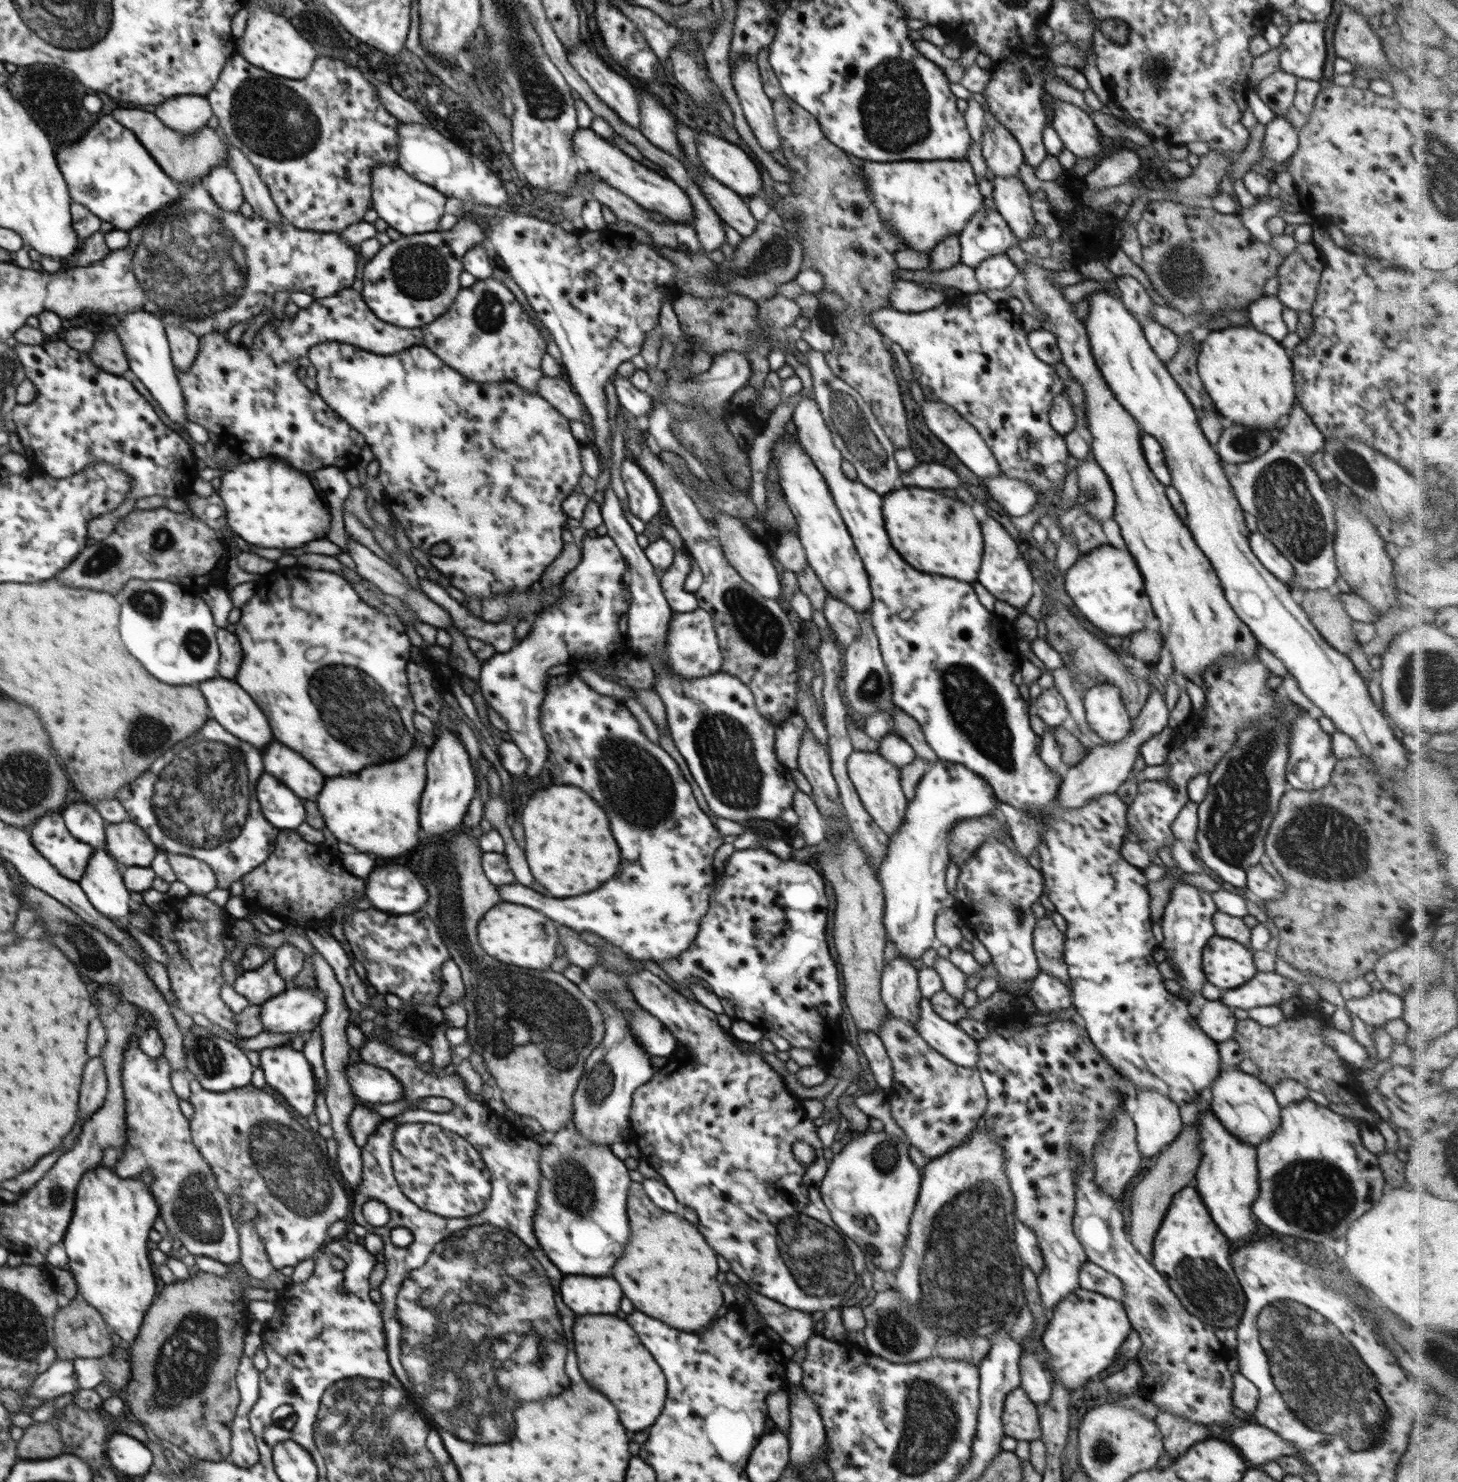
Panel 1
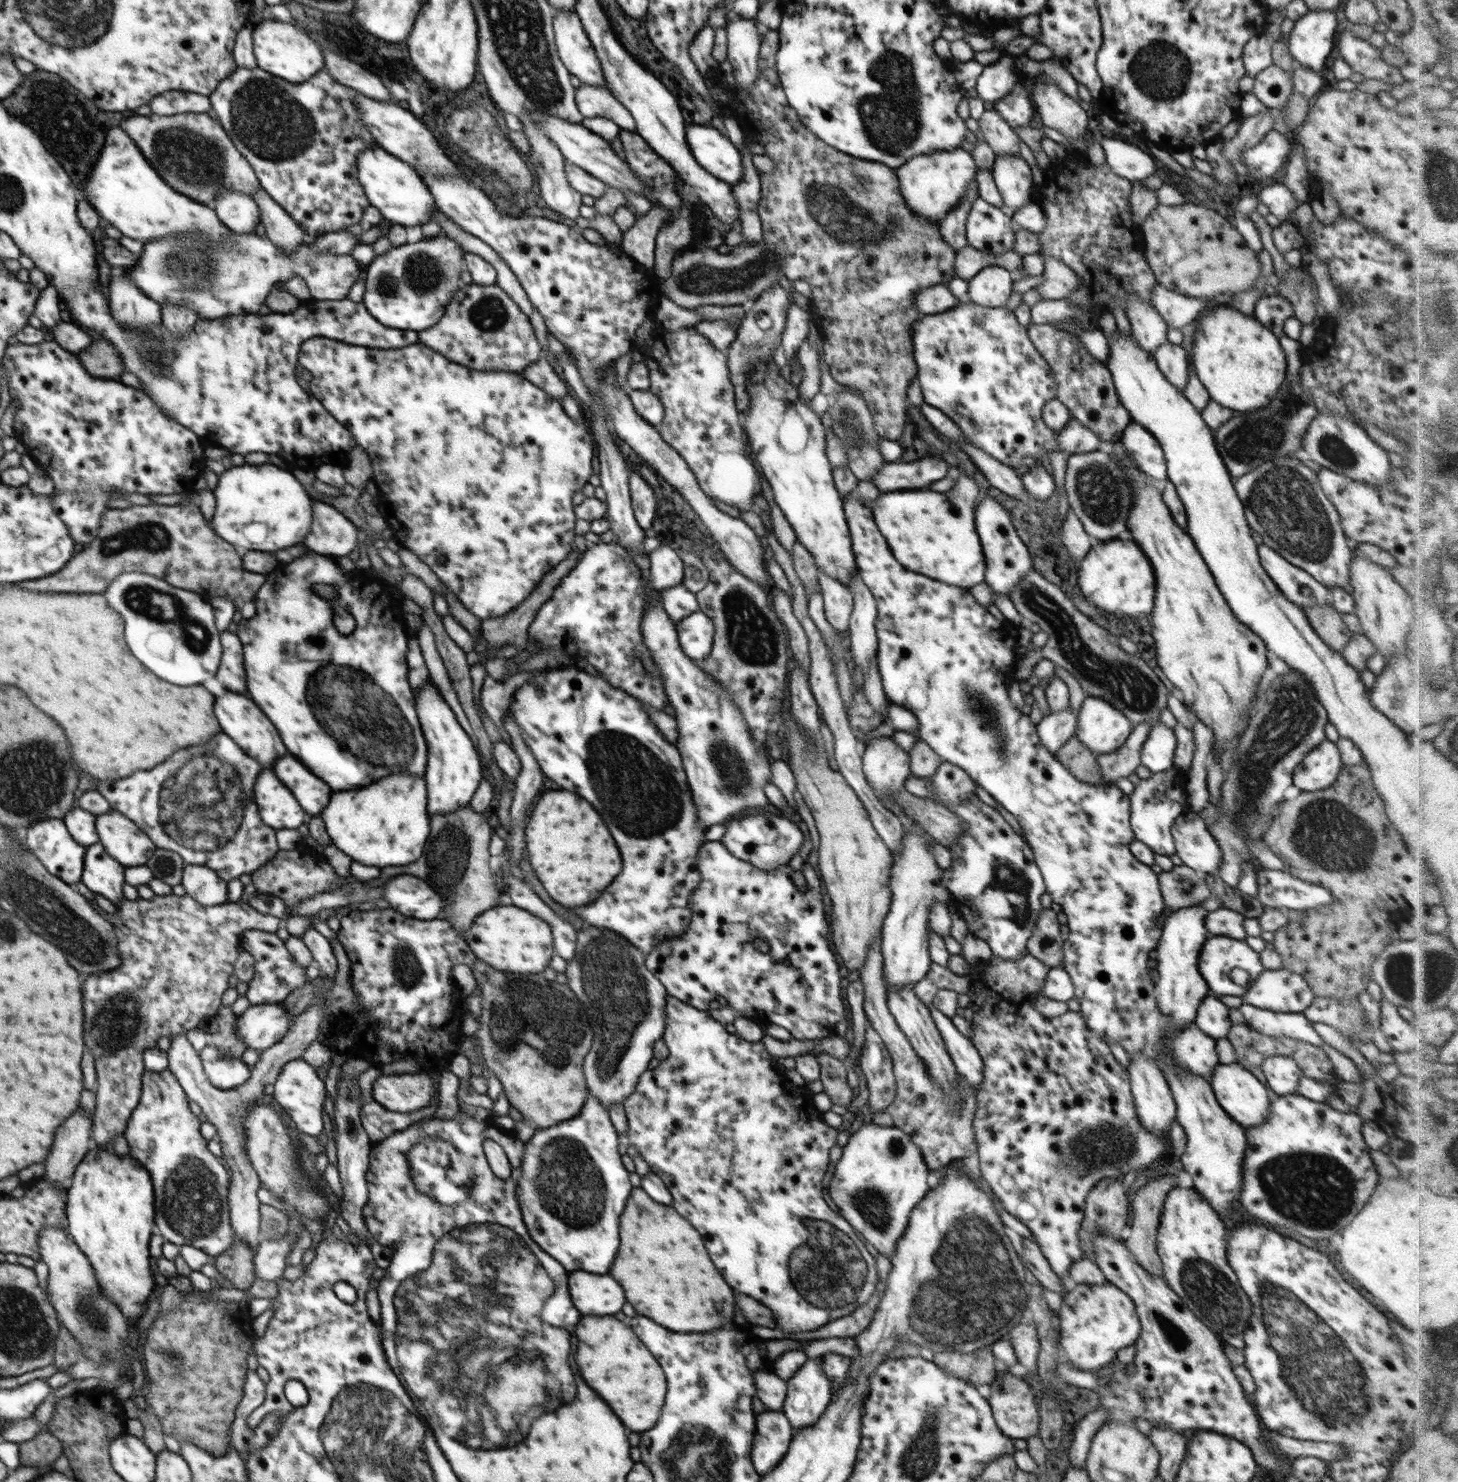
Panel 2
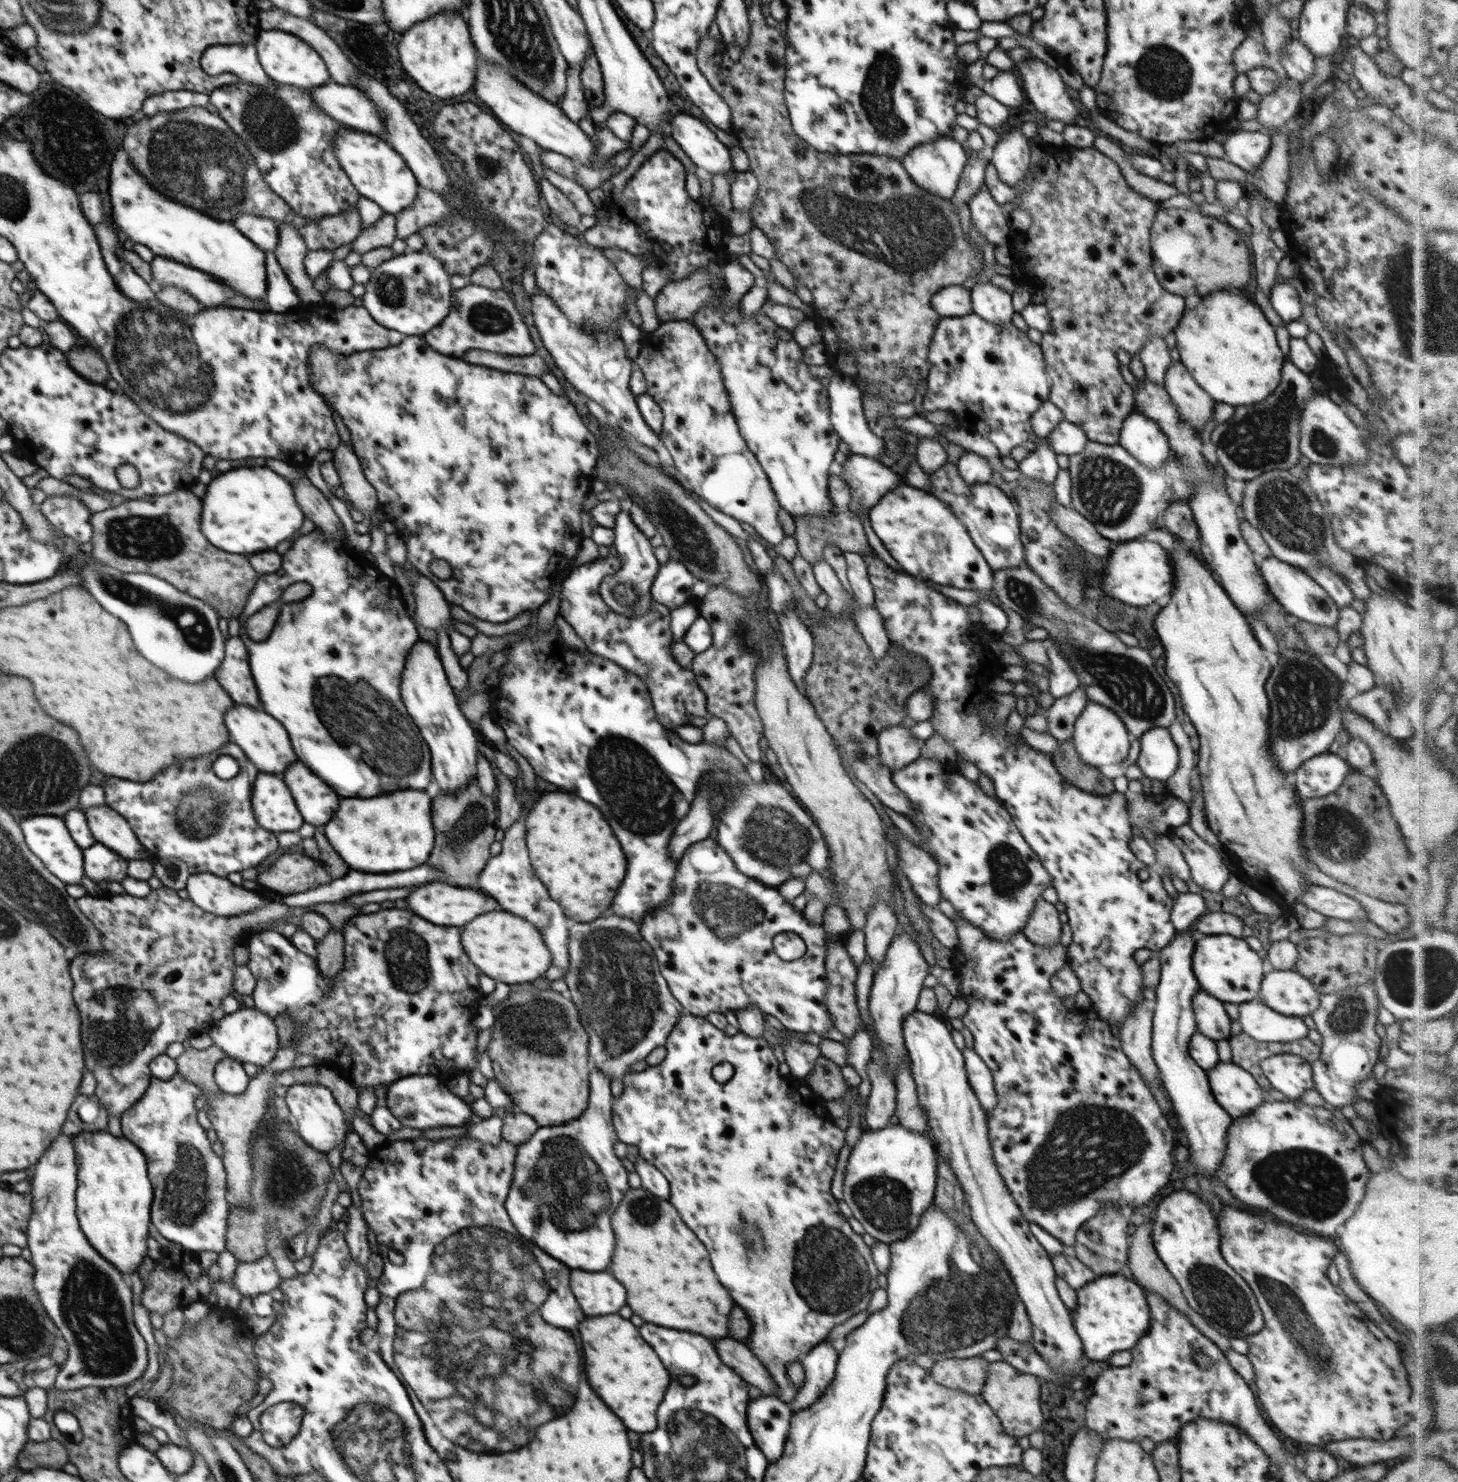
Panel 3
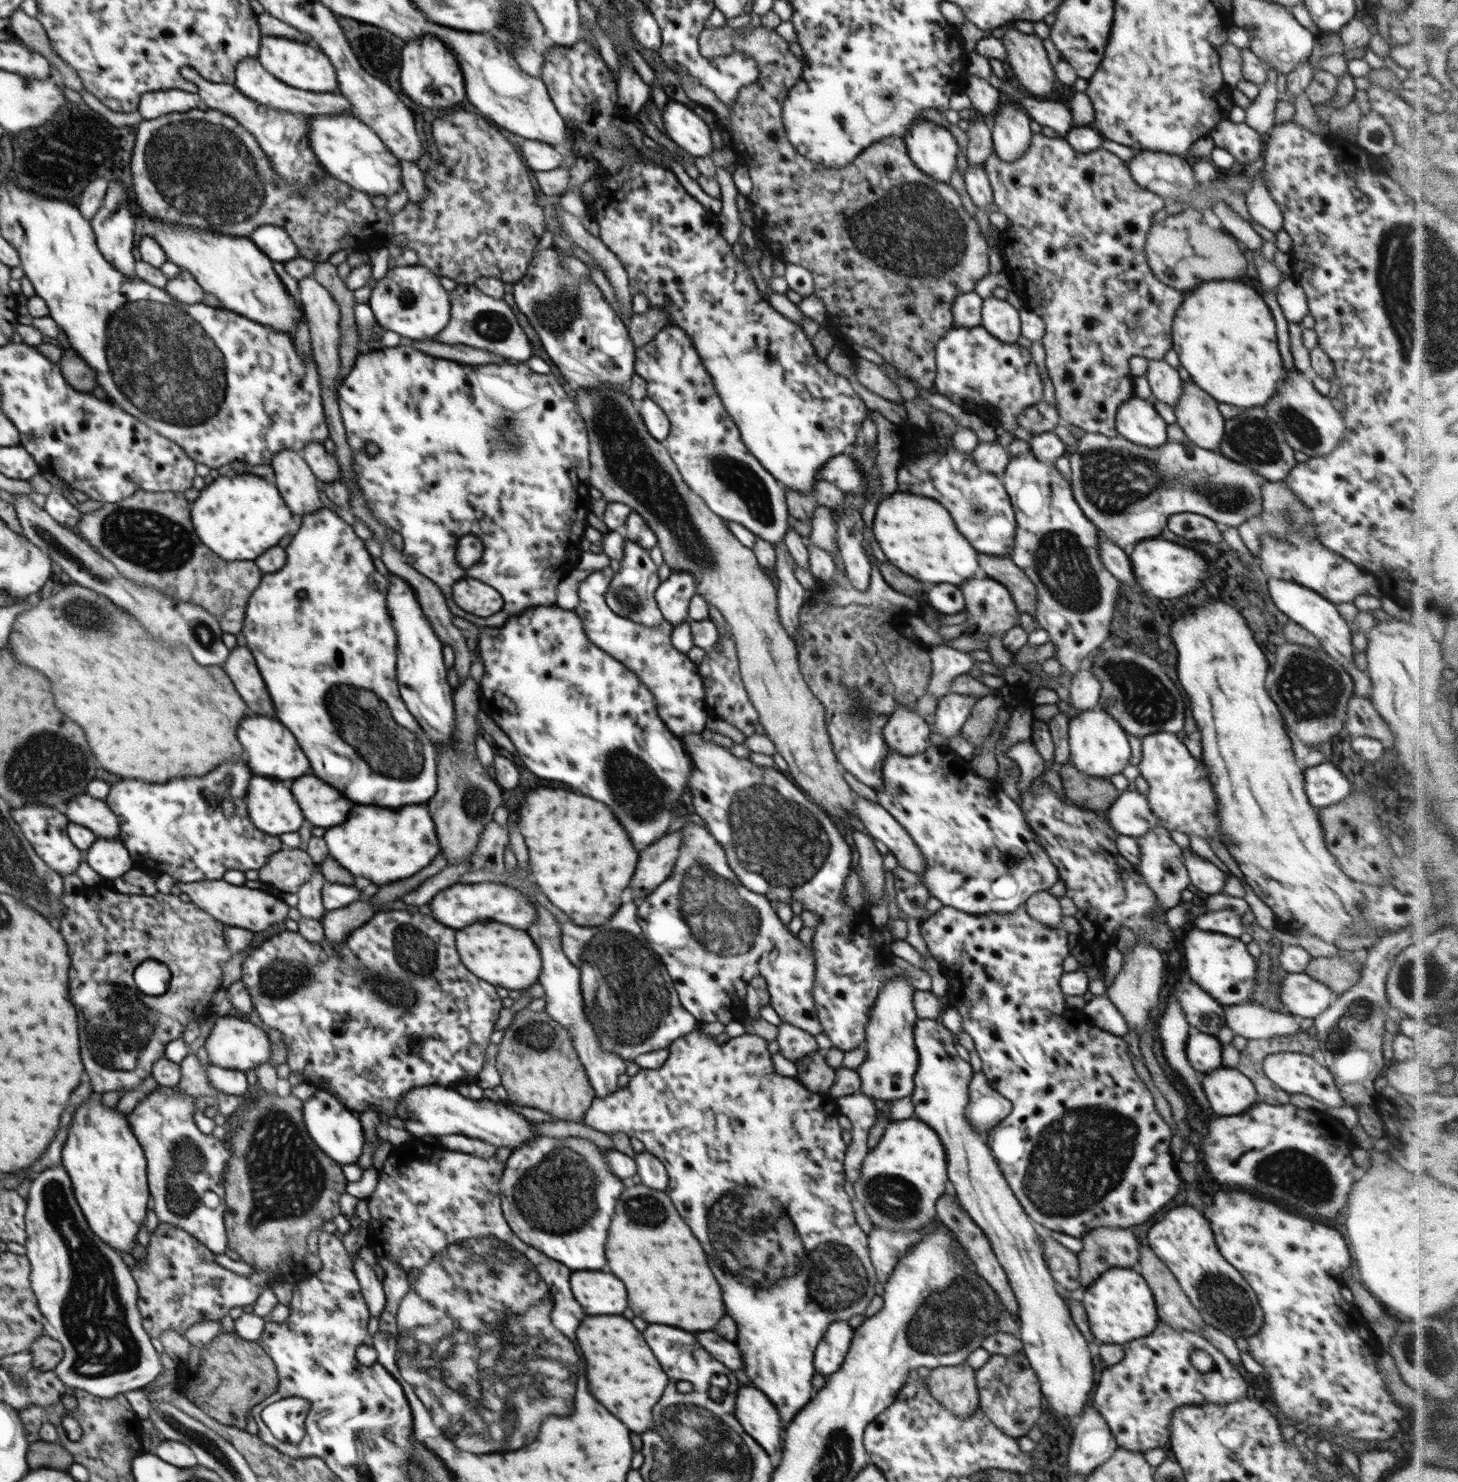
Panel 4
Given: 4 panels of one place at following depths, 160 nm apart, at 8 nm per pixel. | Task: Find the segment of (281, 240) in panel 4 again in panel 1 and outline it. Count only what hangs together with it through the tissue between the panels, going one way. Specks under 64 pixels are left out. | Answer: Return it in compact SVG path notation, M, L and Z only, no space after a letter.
M215 166L206 176L205 186L222 210L237 212L245 201L241 186L228 166Z

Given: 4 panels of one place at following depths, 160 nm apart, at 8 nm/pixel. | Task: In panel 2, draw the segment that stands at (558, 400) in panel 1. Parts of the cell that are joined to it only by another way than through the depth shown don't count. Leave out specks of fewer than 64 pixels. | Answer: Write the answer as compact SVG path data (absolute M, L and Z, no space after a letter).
M544 357L538 359L521 374L526 380L534 383L538 388L552 395L560 402L566 395L573 395L566 381L564 382L558 377L550 362L546 361Z

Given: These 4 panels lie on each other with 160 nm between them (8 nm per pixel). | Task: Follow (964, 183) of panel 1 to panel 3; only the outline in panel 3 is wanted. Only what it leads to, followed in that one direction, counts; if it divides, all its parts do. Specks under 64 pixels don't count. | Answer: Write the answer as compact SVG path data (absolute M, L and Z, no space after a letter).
M952 136L938 137L929 143L919 144L911 148L901 159L902 166L910 180L922 190L930 191L945 199L952 198L958 187L963 168L968 156L964 151L964 144L955 141Z

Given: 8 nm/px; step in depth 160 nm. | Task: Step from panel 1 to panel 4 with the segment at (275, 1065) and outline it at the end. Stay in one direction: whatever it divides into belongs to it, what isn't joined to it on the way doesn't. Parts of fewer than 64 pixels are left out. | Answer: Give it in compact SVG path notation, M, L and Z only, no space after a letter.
M318 1089L308 1101L303 1102L303 1119L308 1136L326 1156L341 1165L354 1164L358 1161L365 1143L362 1131L365 1124L361 1122L361 1119L354 1117L354 1113L349 1111L333 1094Z

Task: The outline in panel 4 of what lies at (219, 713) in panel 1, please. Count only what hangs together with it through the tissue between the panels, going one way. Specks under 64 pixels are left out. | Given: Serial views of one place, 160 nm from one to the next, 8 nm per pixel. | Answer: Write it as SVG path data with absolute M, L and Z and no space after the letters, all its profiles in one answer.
M264 716L256 718L244 718L238 728L238 740L244 746L244 752L248 756L248 766L254 774L260 776L272 776L278 780L294 780L298 776L312 773L312 768L306 754L300 750L294 736L278 722Z

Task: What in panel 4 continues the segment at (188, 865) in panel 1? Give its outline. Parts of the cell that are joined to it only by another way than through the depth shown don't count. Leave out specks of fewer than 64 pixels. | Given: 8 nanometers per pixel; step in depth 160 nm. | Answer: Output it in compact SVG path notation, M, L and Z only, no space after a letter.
M223 878L190 883L179 882L179 887L181 892L190 896L192 903L228 927L245 928L254 933L264 932L270 926L285 922L288 916L289 906L282 899L262 889L251 889L246 885L234 886Z

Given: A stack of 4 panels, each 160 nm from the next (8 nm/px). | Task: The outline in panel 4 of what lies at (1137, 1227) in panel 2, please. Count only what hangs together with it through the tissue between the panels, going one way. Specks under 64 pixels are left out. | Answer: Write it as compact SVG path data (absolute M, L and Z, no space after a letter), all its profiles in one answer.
M1140 1246L1140 1258L1136 1265L1132 1267L1134 1272L1138 1272L1153 1292L1157 1315L1162 1322L1166 1322L1172 1328L1187 1330L1188 1332L1202 1333L1206 1325L1205 1320L1200 1316L1198 1309L1190 1302L1184 1294L1181 1286L1172 1275L1171 1270L1160 1260L1153 1250L1148 1246Z

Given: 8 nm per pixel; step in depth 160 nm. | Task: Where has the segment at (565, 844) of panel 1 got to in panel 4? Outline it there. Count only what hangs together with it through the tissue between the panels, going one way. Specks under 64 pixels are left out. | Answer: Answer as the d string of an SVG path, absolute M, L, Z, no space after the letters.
M538 788L528 794L518 826L528 846L536 884L550 902L577 925L596 927L608 921L622 904L622 892L638 862L638 852L614 812L606 804L574 792Z

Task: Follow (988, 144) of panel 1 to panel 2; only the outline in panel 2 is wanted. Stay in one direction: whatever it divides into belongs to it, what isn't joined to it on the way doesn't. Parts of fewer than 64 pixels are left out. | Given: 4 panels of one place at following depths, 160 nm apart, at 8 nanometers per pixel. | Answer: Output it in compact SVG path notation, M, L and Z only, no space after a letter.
M996 109L985 110L977 122L980 137L988 142L996 157L1020 155L1018 146L1020 138Z

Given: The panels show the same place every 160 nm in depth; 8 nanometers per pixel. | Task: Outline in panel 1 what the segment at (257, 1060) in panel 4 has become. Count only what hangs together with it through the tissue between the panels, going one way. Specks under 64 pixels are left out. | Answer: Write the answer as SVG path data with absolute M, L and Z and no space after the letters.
M313 985L289 986L282 994L262 1004L262 1025L268 1033L304 1033L316 1029L326 1014L326 994Z

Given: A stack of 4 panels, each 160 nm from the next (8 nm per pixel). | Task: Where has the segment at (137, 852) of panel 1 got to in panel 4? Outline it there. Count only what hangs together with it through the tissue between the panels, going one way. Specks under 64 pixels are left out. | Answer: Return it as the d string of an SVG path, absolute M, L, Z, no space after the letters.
M88 794L77 796L64 804L62 811L69 817L69 822L89 828L97 838L121 838L120 820L105 801Z

